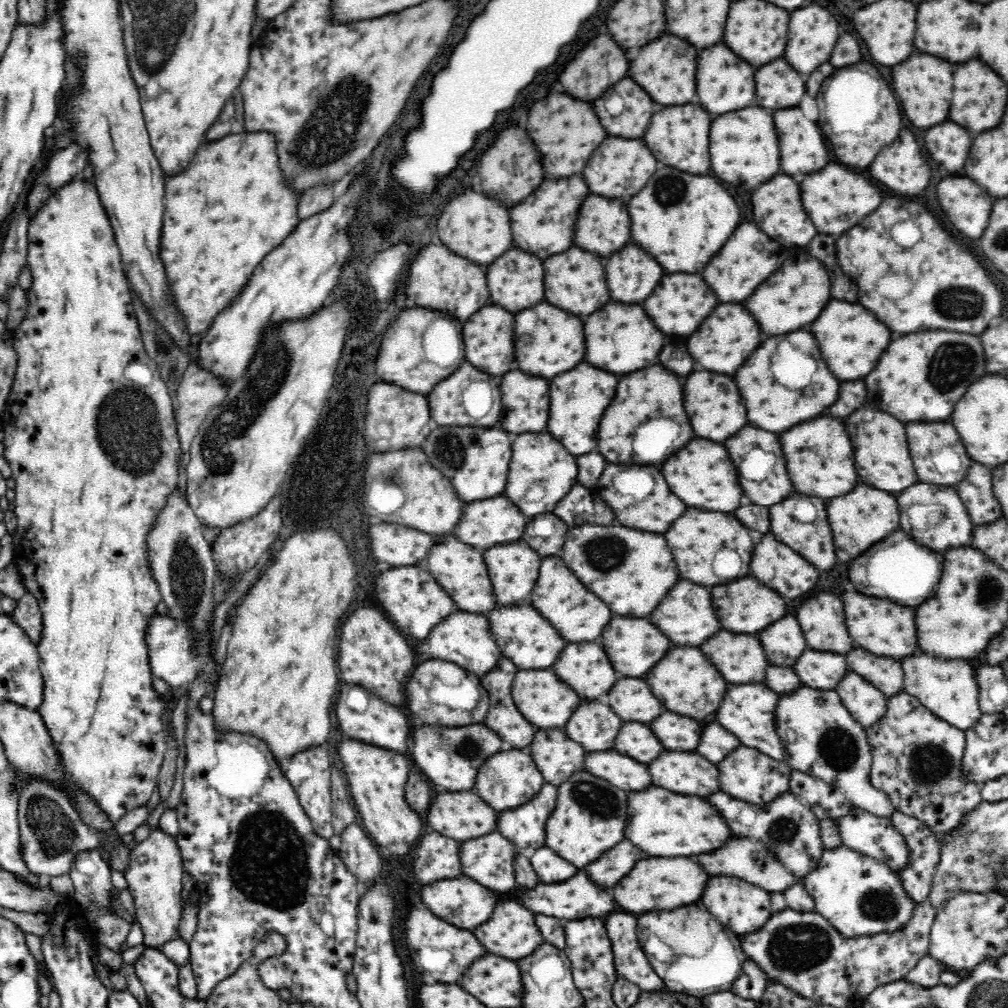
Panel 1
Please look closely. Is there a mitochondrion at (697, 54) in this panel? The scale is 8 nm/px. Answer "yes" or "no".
no

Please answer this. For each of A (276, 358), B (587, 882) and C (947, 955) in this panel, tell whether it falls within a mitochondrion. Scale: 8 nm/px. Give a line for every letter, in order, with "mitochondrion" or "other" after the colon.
A: mitochondrion
B: other
C: other

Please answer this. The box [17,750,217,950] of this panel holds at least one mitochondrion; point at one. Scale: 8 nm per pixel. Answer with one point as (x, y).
(53, 829)

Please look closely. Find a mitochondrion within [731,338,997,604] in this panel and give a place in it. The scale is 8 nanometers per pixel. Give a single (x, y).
(954, 362)

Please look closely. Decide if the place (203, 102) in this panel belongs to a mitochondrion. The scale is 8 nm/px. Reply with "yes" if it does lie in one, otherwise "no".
no

